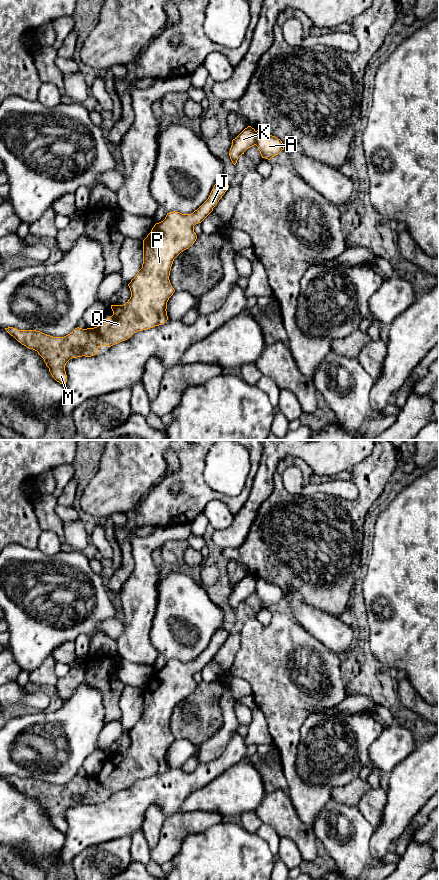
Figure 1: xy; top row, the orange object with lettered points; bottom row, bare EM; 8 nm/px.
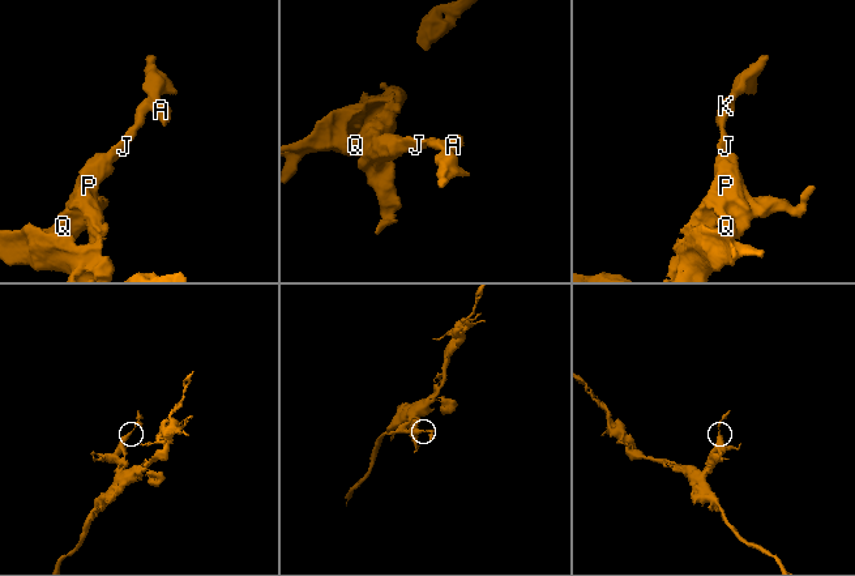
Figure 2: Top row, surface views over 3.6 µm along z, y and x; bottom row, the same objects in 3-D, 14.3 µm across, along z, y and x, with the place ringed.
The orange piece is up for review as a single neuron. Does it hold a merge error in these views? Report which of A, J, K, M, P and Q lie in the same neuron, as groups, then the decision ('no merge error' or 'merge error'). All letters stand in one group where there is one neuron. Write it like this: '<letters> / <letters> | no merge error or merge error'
A / J K M P Q | merge error

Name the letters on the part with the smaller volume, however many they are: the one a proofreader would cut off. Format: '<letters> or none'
A

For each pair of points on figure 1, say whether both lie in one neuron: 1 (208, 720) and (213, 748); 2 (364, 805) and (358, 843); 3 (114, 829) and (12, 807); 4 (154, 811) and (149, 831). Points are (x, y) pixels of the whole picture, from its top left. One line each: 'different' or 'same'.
1: different
2: different
3: different
4: same

